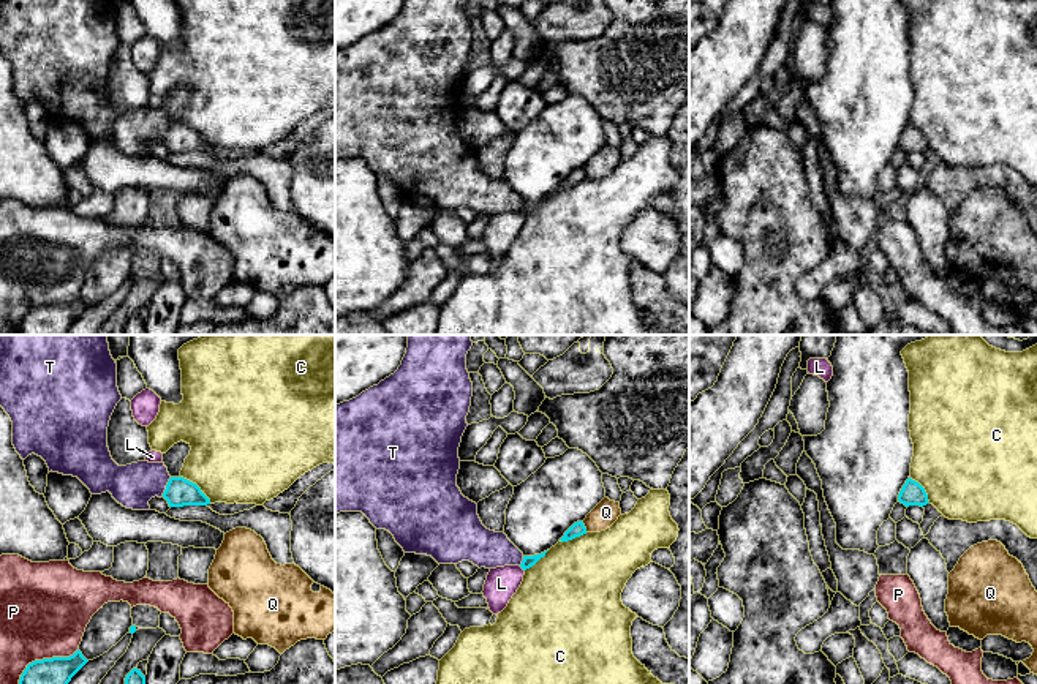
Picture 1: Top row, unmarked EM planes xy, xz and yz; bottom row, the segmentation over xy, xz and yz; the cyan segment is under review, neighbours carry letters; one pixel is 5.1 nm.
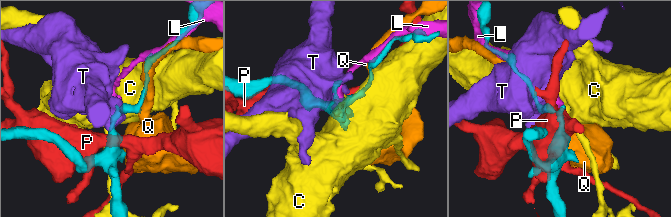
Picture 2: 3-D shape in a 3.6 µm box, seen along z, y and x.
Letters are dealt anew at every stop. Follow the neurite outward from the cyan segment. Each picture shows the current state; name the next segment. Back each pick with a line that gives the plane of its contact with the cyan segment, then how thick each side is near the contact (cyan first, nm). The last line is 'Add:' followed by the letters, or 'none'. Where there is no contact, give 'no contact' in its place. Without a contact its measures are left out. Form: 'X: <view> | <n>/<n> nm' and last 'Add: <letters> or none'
Add: none

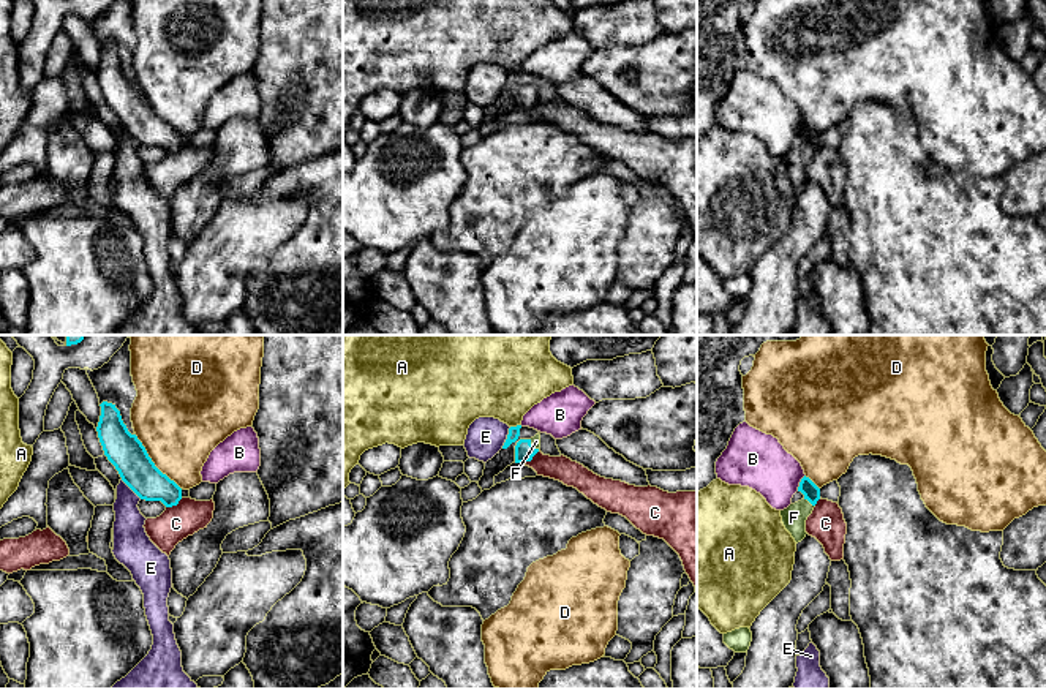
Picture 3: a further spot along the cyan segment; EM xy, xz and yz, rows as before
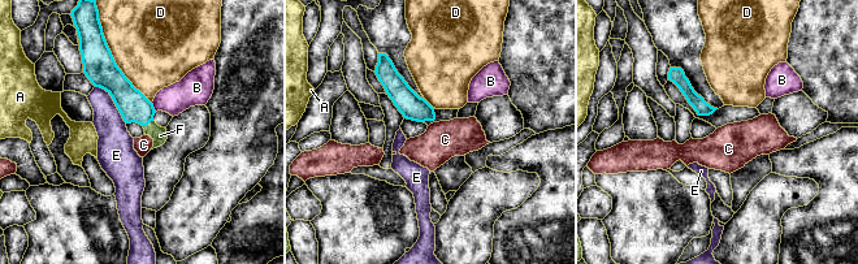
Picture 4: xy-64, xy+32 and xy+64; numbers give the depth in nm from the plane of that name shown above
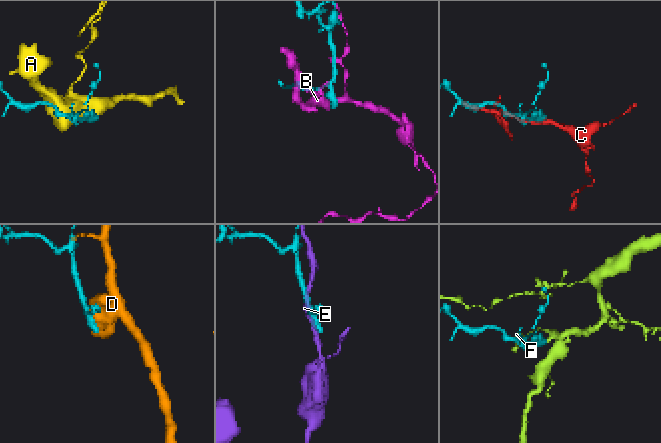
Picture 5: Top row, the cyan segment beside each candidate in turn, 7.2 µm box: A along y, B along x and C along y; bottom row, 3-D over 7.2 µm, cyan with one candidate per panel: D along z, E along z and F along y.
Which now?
F: yz | 90/120 nm
Add: F

